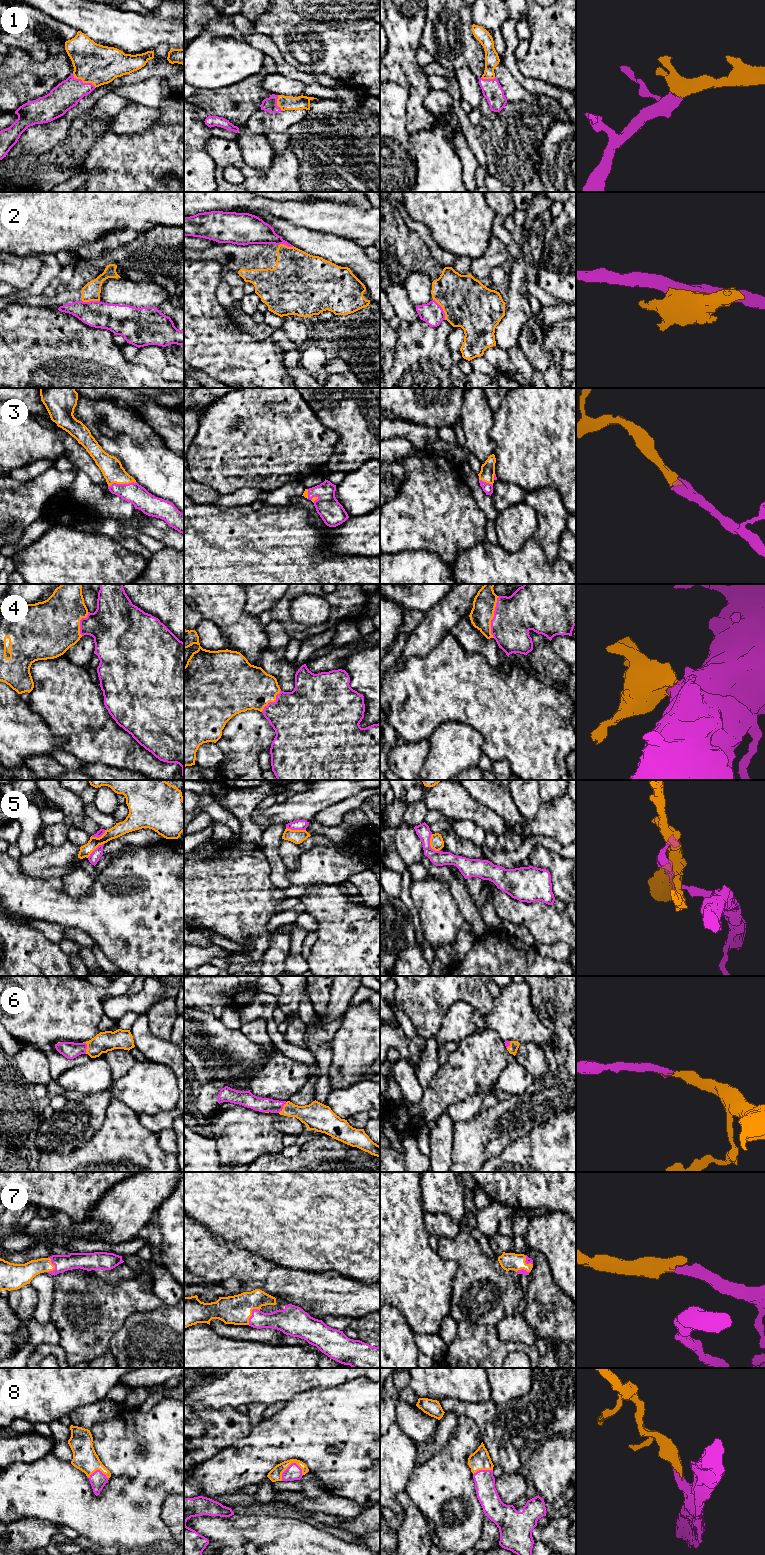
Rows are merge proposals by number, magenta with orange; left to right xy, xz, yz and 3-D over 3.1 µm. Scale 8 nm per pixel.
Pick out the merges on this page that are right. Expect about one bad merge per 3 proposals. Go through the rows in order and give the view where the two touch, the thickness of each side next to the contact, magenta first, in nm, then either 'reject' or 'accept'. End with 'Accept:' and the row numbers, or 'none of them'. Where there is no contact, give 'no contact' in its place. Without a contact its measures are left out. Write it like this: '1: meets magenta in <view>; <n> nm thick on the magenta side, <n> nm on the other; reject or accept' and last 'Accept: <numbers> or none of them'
1: meets magenta in xy; 220 nm thick on the magenta side, 320 nm on the other; accept
2: meets magenta in yz; 180 nm thick on the magenta side, 400 nm on the other; reject
3: meets magenta in xy; 160 nm thick on the magenta side, 170 nm on the other; accept
4: meets magenta in yz; 320 nm thick on the magenta side, 180 nm on the other; accept
5: meets magenta in yz; 120 nm thick on the magenta side, 110 nm on the other; reject
6: meets magenta in xy; 140 nm thick on the magenta side, 160 nm on the other; accept
7: meets magenta in xz; 170 nm thick on the magenta side, 240 nm on the other; accept
8: meets magenta in xz; 120 nm thick on the magenta side, 100 nm on the other; accept
Accept: 1, 3, 4, 6, 7, 8

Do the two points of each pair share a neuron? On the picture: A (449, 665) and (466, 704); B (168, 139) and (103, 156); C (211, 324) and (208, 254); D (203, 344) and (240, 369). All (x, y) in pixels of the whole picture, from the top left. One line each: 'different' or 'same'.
A: same
B: same
C: different
D: same

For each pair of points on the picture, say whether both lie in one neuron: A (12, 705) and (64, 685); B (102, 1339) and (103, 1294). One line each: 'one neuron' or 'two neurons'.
A: two neurons
B: one neuron

